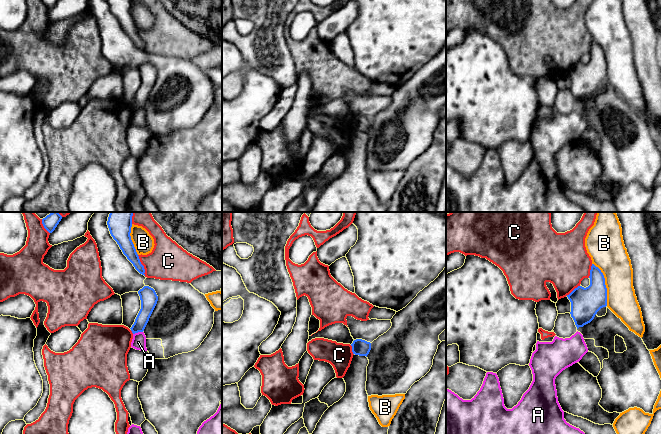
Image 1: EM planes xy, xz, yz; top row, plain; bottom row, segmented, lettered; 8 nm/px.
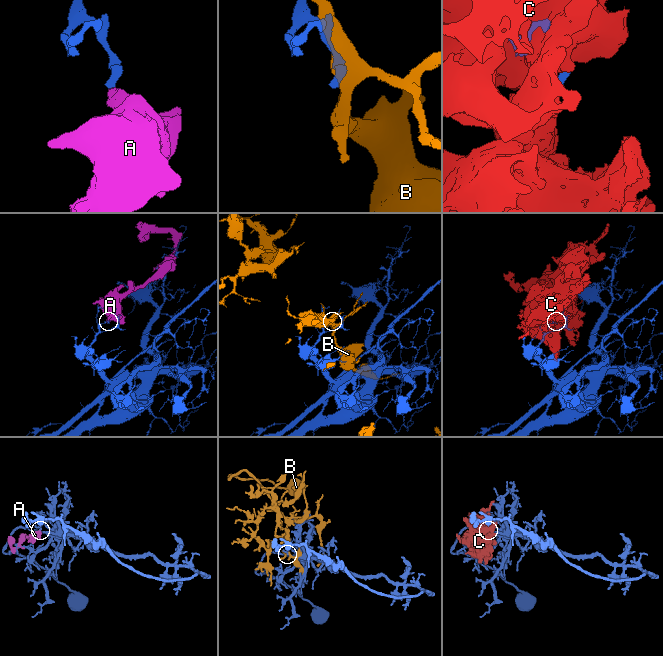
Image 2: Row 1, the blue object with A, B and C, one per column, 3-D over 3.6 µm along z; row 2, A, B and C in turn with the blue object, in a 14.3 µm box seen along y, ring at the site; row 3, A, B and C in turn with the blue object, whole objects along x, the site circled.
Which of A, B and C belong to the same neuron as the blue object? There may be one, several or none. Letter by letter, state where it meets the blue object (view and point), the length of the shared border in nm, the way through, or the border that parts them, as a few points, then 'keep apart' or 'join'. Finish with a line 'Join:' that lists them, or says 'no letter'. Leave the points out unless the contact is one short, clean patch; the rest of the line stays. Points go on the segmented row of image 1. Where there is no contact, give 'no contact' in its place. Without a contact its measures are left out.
A: xy (137, 332) | 80 nm | along xy (142, 331), (133, 334) | keep apart
B: yz (604, 284) | 360 nm | keep apart
C: xy (142, 265) | 180 nm | keep apart
Join: no letter

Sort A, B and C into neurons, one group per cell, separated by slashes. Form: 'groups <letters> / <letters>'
groups A / B / C

